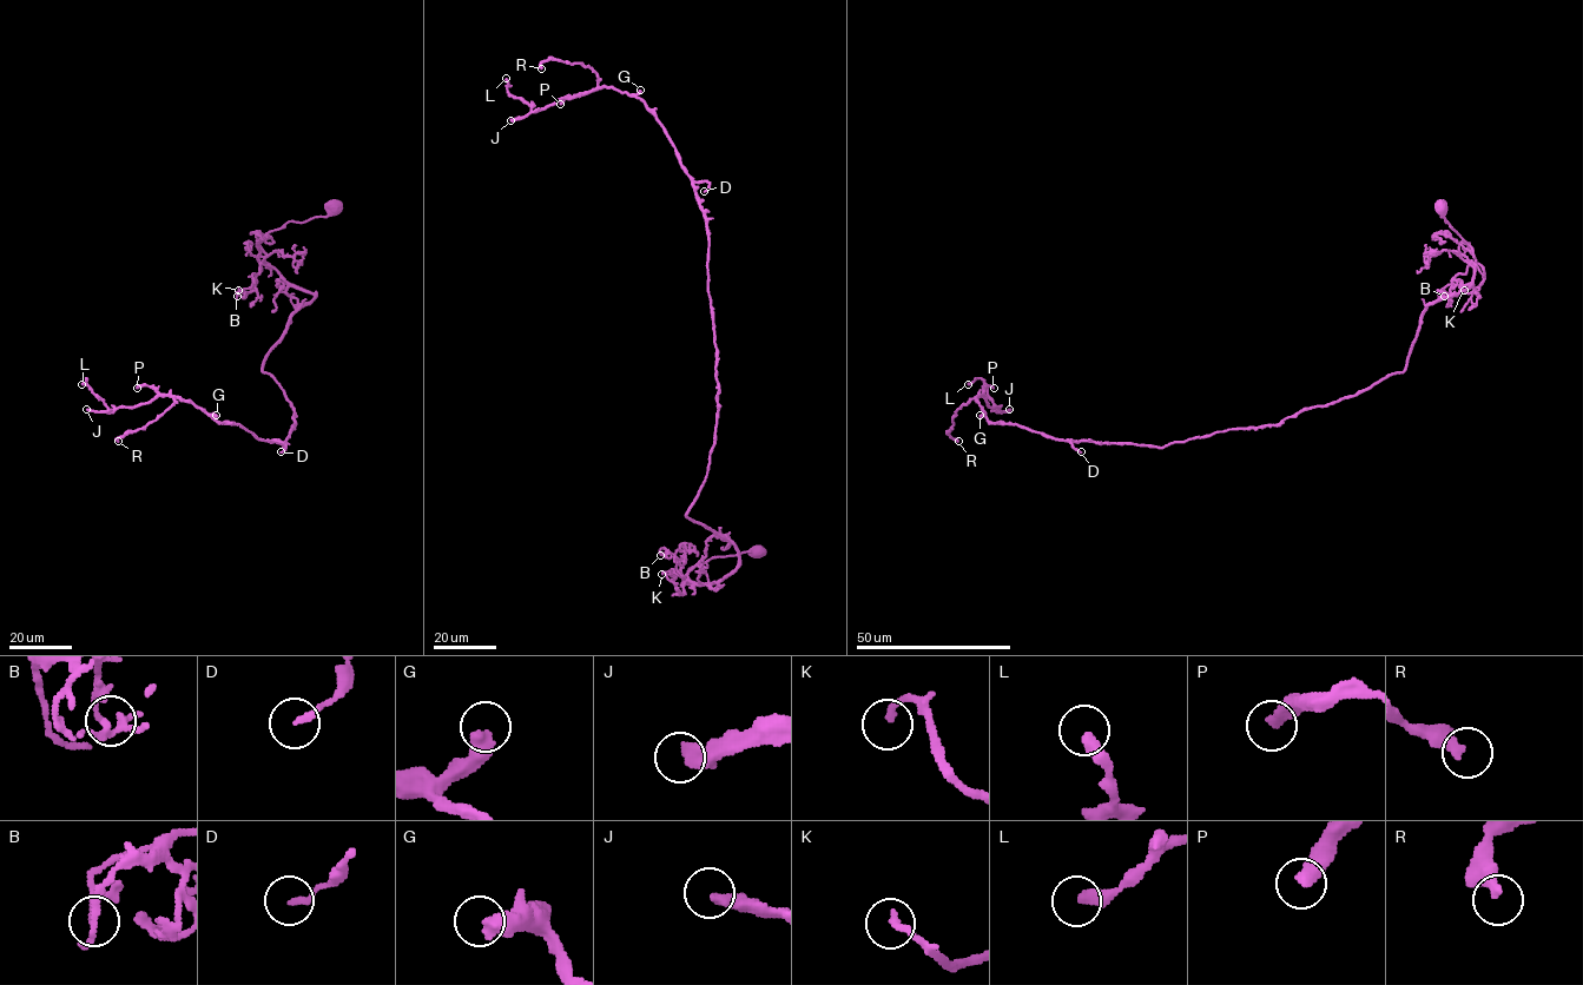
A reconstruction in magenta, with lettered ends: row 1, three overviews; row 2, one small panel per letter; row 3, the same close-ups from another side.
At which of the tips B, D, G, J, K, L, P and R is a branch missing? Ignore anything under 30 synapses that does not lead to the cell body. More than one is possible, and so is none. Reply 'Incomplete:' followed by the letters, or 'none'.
Incomplete: J

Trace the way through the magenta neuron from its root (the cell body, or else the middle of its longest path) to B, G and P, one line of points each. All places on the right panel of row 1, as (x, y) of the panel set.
B: (1442, 206), (1440, 216), (1471, 248), (1475, 259), (1464, 273), (1458, 273), (1442, 290), (1444, 296)
G: (1442, 206), (1471, 249), (1472, 284), (1428, 306), (1403, 371), (1356, 395), (1162, 447), (1056, 440), (980, 415)
P: (1442, 206), (1472, 284), (1428, 306), (1403, 371), (1356, 395), (1156, 447), (993, 423), (976, 398), (994, 388)

